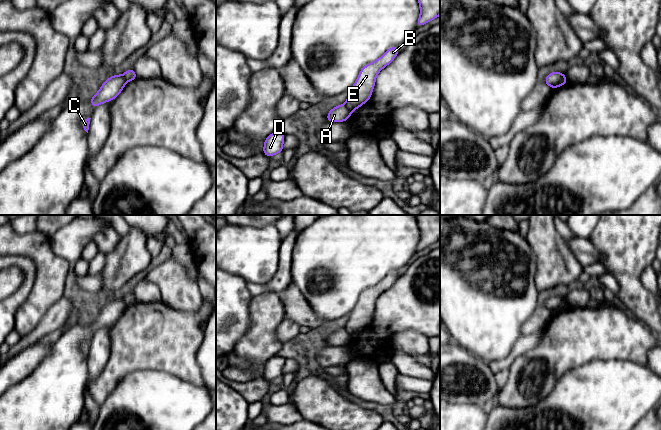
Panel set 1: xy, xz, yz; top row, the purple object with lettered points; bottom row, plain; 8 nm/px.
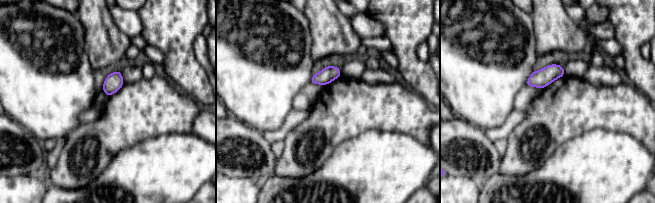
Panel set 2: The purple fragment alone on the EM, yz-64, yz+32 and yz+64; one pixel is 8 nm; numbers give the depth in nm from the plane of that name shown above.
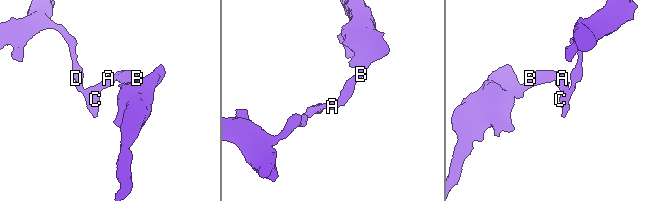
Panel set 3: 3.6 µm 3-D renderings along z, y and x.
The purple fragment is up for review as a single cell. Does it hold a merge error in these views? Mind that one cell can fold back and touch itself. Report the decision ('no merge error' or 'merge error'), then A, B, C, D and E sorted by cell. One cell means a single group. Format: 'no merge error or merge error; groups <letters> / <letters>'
merge error; groups A C D / B E

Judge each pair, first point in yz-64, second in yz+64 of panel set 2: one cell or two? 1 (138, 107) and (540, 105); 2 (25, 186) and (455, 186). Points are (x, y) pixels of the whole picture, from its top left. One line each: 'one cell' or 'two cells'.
1: one cell
2: one cell

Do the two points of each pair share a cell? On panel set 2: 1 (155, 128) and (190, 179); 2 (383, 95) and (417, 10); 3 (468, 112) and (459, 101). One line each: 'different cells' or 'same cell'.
1: different cells
2: different cells
3: same cell

